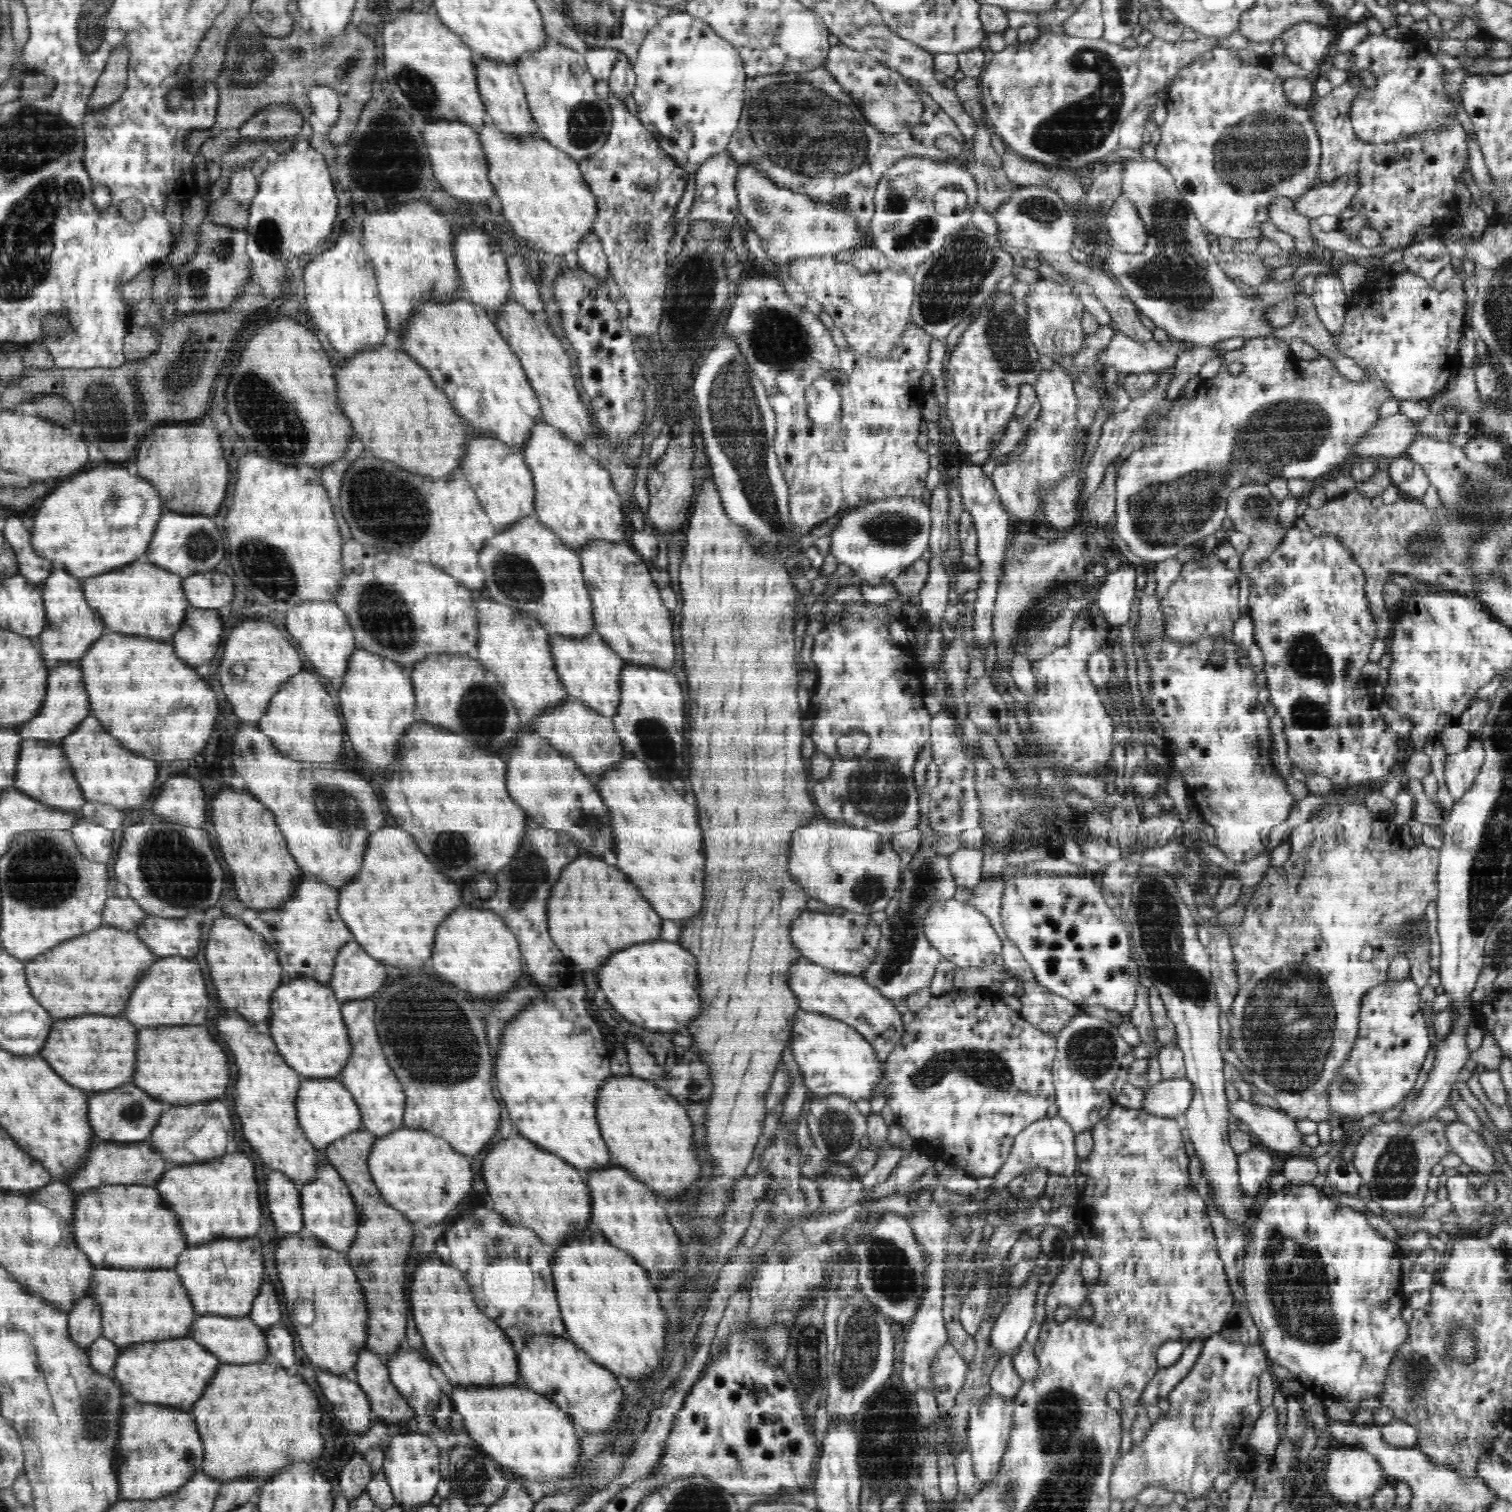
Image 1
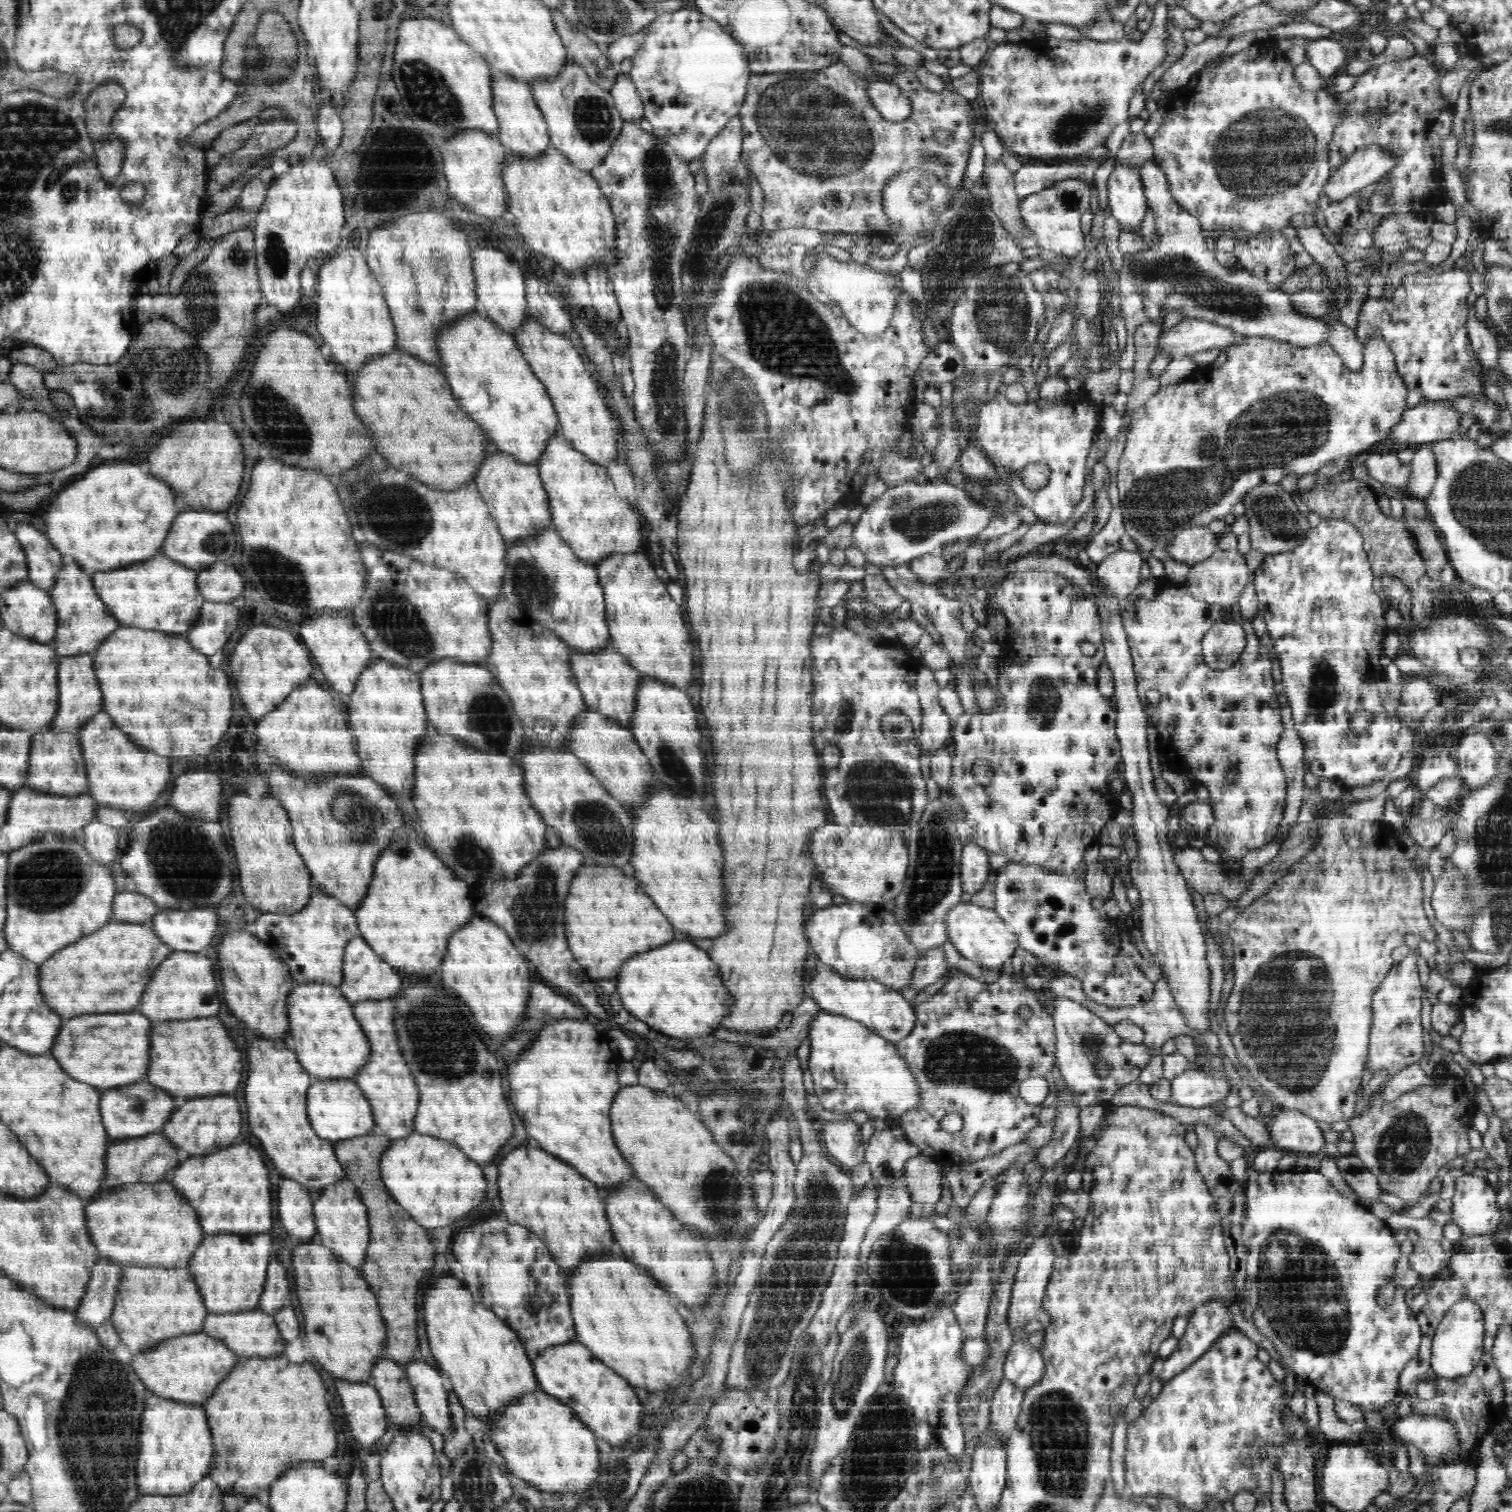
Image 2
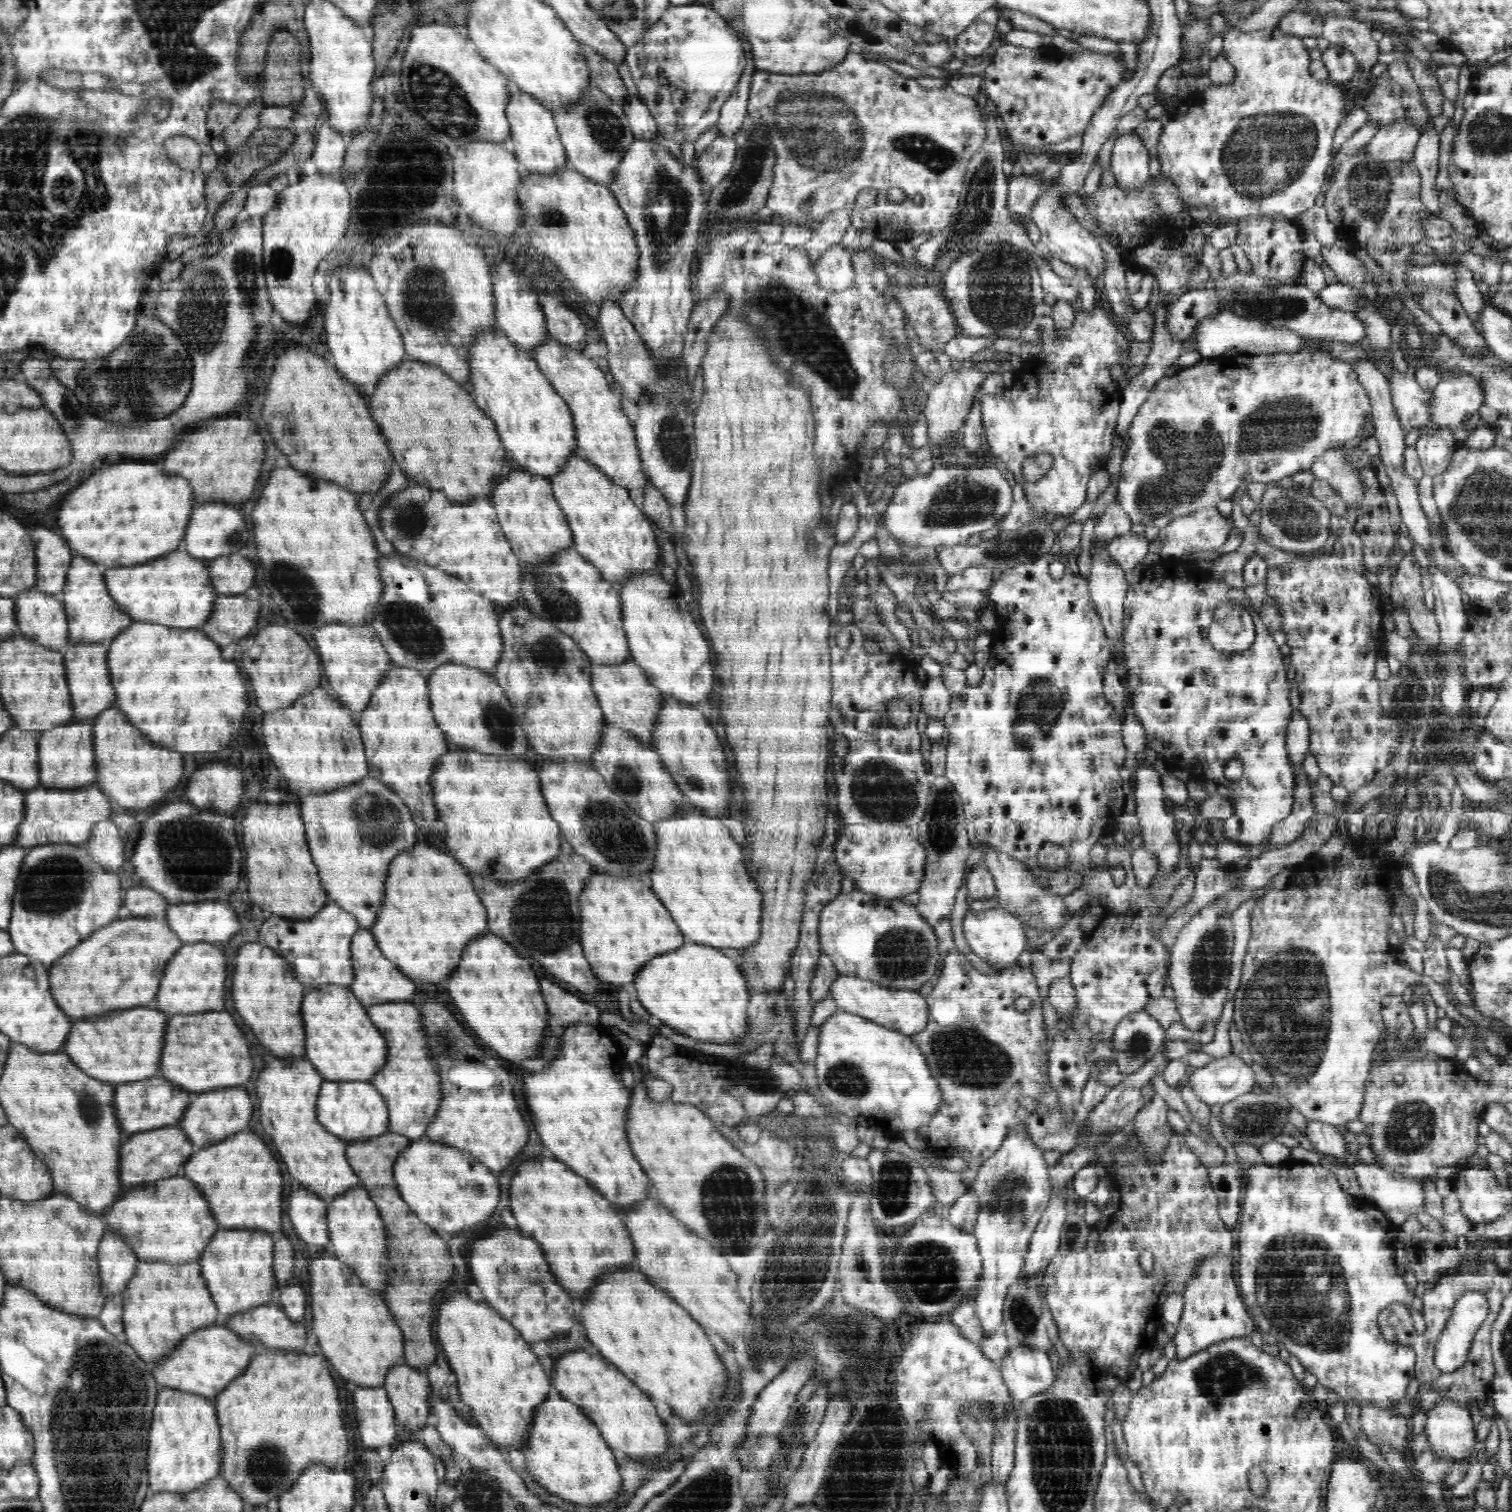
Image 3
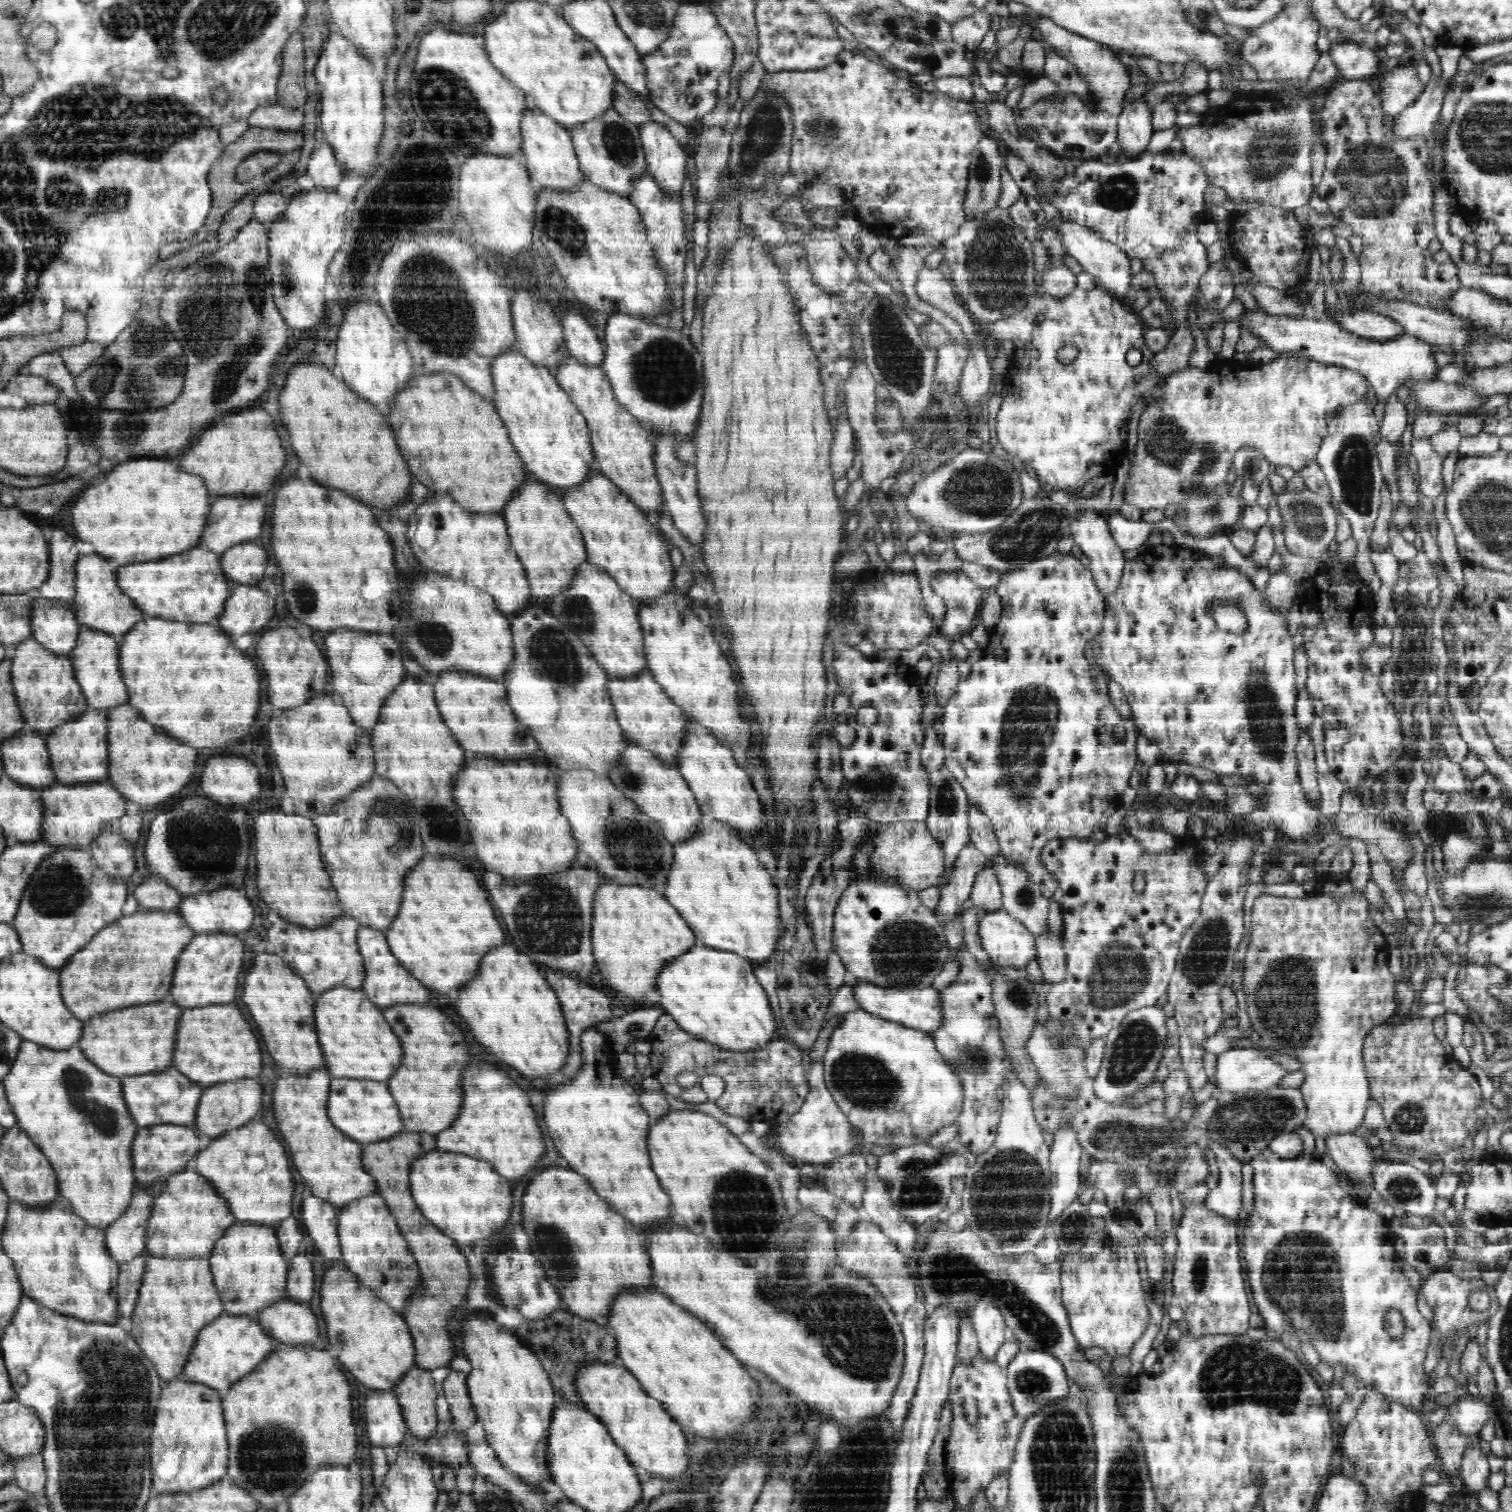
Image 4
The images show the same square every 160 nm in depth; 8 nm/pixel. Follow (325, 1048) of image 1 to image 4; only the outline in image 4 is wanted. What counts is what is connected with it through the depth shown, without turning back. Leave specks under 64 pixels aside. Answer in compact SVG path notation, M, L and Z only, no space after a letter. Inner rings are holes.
M338 985L317 995L318 1006L314 1007L314 1018L318 1020L318 1036L322 1036L322 1050L330 1056L332 1078L370 1079L388 1081L396 1068L401 1066L404 1056L396 1032L392 1032L384 1020L381 1008L374 1004L361 989Z

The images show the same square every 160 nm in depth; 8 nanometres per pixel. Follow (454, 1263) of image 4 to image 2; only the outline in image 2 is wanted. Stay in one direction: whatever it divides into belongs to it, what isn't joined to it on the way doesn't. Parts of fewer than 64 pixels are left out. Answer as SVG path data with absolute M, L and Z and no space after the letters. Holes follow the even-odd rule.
M370 1132L357 1138L335 1141L333 1147L338 1162L345 1170L346 1180L354 1184L369 1211L369 1246L365 1264L360 1271L378 1298L381 1316L388 1327L388 1346L382 1356L406 1365L414 1361L414 1352L418 1350L416 1292L434 1266L434 1251L429 1230L417 1224L409 1212L394 1201L382 1181L382 1156L393 1142L394 1139L388 1136Z

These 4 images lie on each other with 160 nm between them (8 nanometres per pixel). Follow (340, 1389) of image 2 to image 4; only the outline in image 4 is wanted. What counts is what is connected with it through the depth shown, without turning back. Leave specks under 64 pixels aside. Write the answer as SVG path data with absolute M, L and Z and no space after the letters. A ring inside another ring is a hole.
M393 1390L368 1392L364 1418L371 1446L395 1446L406 1438L405 1417Z

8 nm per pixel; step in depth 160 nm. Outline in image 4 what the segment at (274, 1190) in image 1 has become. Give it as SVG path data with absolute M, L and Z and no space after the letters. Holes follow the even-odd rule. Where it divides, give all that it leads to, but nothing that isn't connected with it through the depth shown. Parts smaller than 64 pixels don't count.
M313 1195L302 1202L303 1228L316 1243L326 1265L340 1261L341 1258L341 1243L337 1232L339 1212L338 1206Z

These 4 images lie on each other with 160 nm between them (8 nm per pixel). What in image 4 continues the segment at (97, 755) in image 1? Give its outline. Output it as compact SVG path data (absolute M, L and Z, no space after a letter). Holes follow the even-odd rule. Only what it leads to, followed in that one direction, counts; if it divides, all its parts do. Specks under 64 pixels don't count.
M130 704L113 707L109 712L109 772L106 781L120 789L125 800L142 808L160 805L160 802L178 794L194 774L198 756L196 748L161 732Z

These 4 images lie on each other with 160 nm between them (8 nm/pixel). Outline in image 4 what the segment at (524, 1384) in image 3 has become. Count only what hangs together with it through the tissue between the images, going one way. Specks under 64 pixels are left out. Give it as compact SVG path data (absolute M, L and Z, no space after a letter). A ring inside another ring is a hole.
M478 1315L469 1316L466 1320L459 1328L463 1337L458 1343L463 1348L463 1356L468 1358L471 1364L467 1378L468 1396L473 1404L473 1411L477 1414L477 1420L482 1422L486 1431L486 1440L494 1449L498 1462L502 1463L510 1474L514 1474L525 1486L530 1486L539 1494L545 1494L549 1482L553 1481L552 1471L548 1470L546 1464L548 1428L552 1423L552 1413L558 1399L553 1384L539 1356L530 1350L513 1330L500 1327L495 1320L483 1319Z

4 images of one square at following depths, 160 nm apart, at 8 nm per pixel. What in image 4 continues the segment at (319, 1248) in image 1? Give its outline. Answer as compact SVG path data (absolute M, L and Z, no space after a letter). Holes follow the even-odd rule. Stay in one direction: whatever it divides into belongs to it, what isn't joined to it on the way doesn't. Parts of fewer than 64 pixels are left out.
M342 1261L327 1265L321 1286L320 1312L326 1326L326 1338L340 1364L371 1390L394 1390L406 1373L416 1366L416 1345L406 1321L358 1281Z

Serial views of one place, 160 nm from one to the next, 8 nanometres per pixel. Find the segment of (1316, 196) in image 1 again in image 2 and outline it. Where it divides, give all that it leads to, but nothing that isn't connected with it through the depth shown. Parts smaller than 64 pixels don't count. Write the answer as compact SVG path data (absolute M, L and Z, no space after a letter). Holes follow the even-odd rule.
M1380 144L1362 145L1330 175L1321 194L1330 202L1345 200L1353 196L1352 192L1378 183L1394 168L1396 160L1392 149L1382 148Z

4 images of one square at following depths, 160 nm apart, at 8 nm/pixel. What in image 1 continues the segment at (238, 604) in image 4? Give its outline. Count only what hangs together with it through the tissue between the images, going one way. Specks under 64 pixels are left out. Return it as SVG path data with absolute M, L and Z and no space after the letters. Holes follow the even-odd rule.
M189 608L180 631L173 634L178 657L192 665L208 663L220 648L222 622L214 608Z

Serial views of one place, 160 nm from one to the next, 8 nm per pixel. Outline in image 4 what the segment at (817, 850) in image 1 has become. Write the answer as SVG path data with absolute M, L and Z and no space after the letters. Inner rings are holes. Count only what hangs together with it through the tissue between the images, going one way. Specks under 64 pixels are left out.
M898 821L897 823L879 823L871 830L865 840L872 842L874 851L869 866L876 874L894 878L898 884L920 891L941 882L946 868L944 845L932 835L924 821Z

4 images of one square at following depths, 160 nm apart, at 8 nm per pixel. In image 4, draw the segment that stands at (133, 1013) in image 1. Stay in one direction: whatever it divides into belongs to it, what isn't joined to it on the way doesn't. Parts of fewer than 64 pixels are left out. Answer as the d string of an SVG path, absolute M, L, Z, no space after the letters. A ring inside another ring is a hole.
M212 932L195 935L186 945L178 958L178 972L174 972L174 988L170 990L172 1000L178 1000L182 1008L202 1007L202 1004L226 1004L236 998L238 990L238 976L242 972L242 956L244 956L244 944L236 936L230 933Z

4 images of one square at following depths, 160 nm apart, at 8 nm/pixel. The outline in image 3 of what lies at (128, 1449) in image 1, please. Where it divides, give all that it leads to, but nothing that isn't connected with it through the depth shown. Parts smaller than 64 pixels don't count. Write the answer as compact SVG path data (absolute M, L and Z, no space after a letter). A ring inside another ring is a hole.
M162 1388L157 1396L149 1432L147 1471L150 1493L187 1493L200 1488L208 1480L219 1476L221 1462L221 1426L216 1418L214 1400L200 1393L182 1392L178 1388Z

